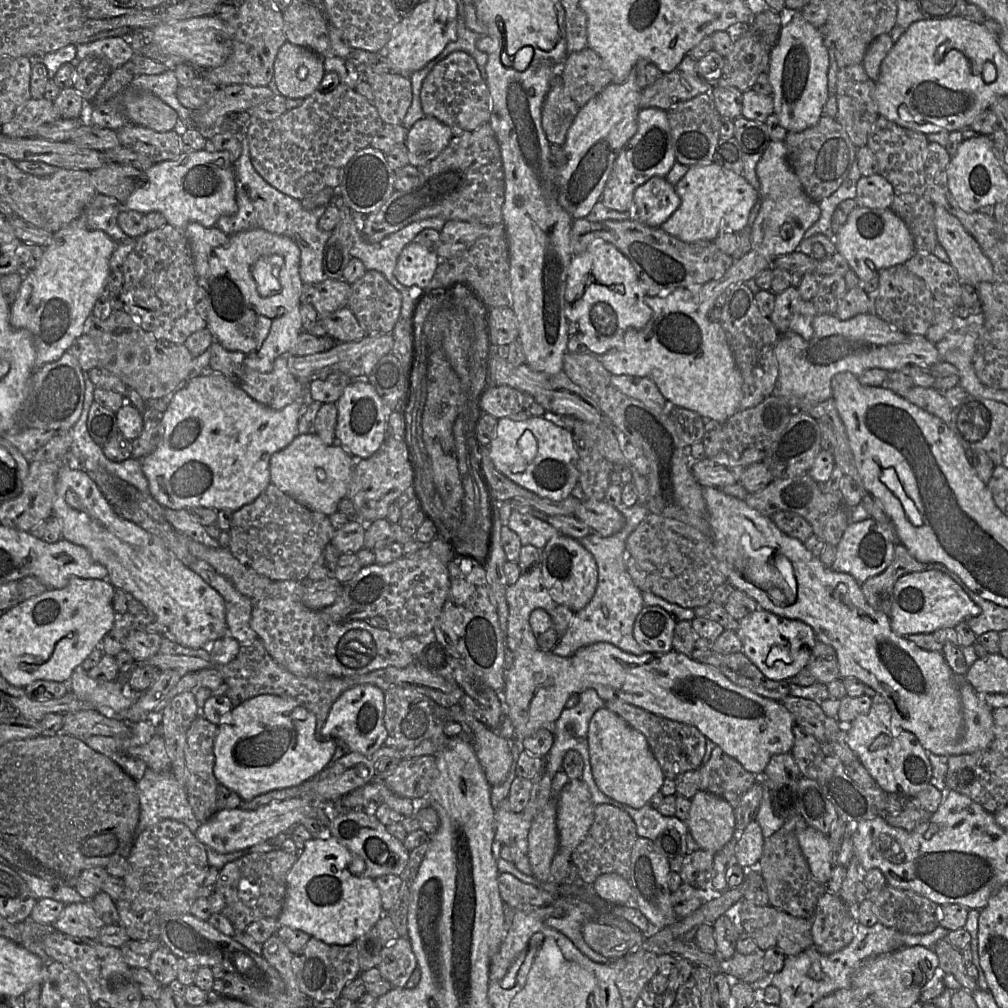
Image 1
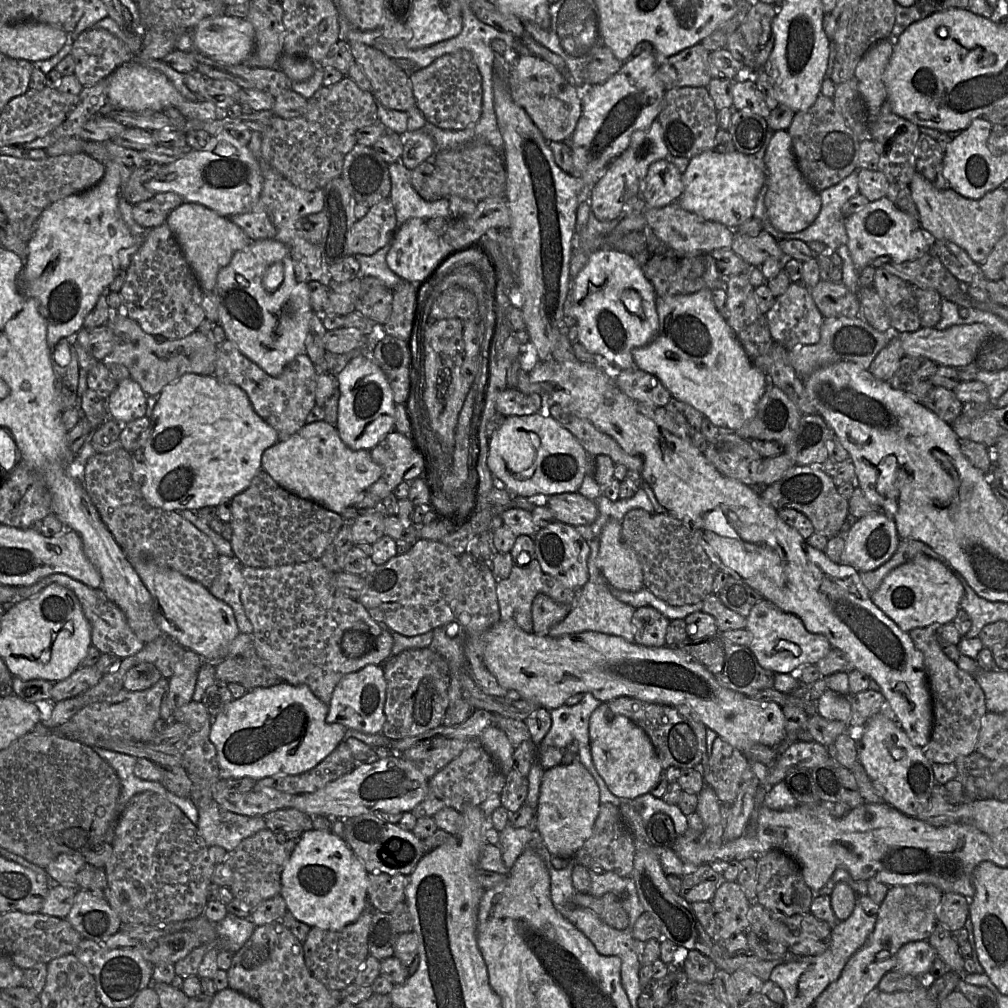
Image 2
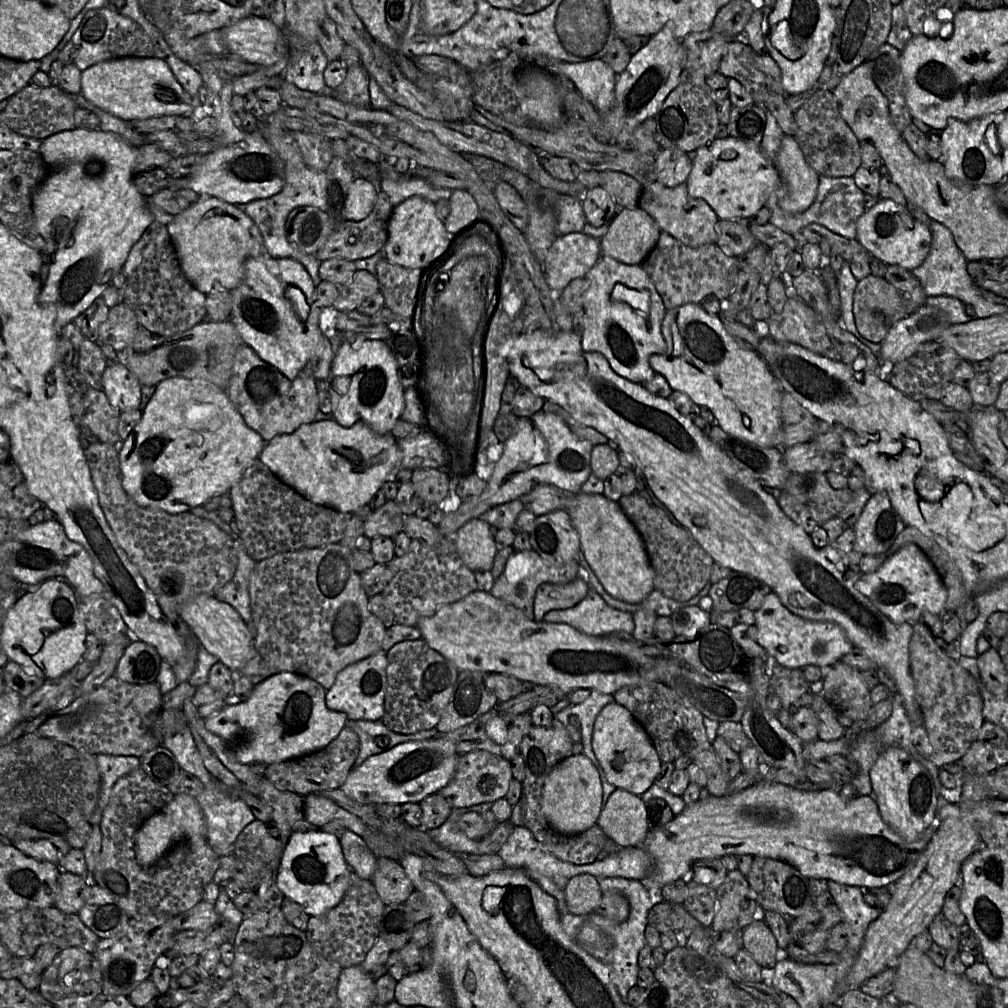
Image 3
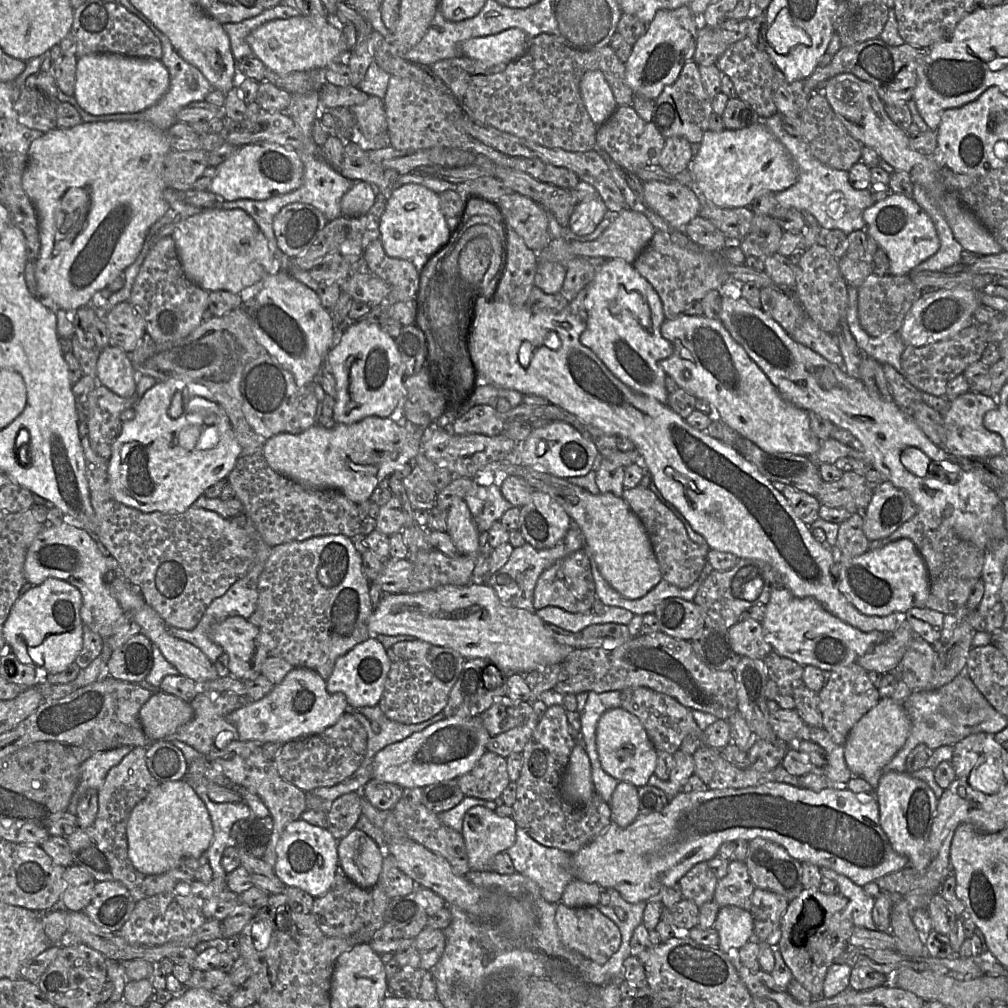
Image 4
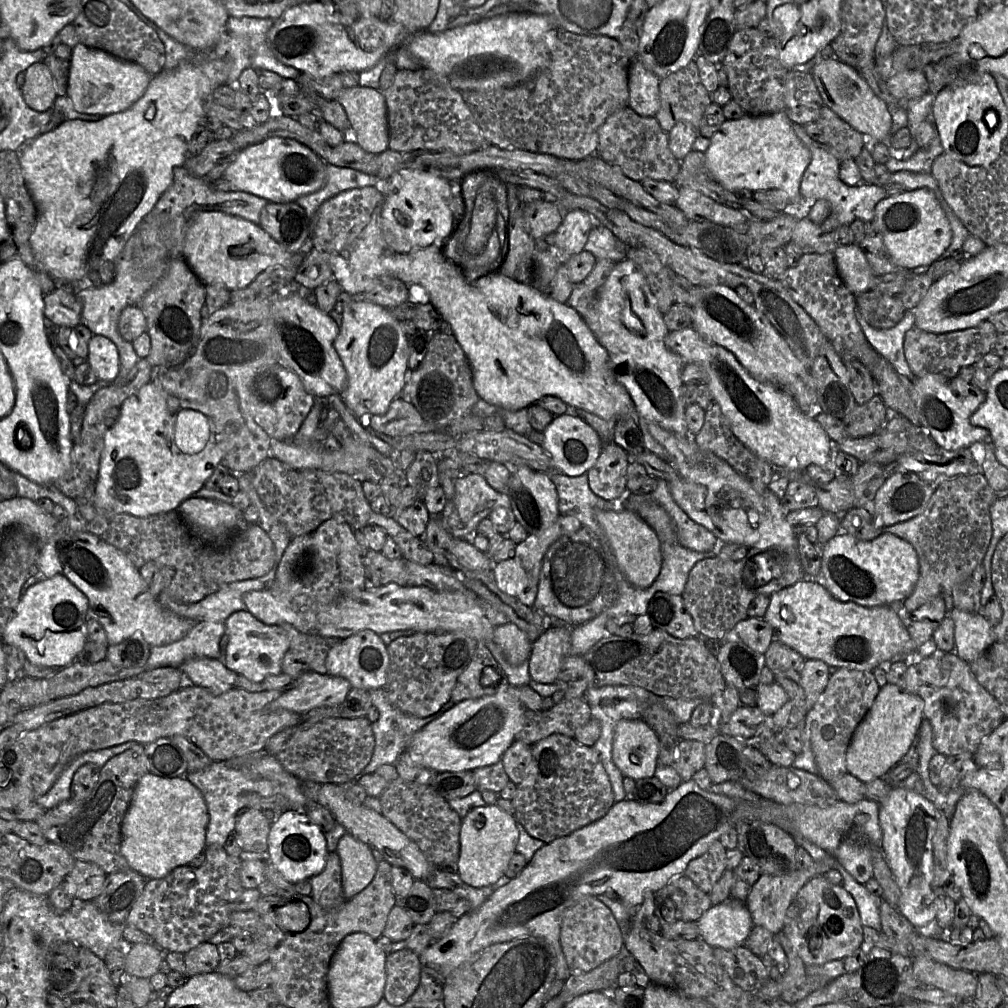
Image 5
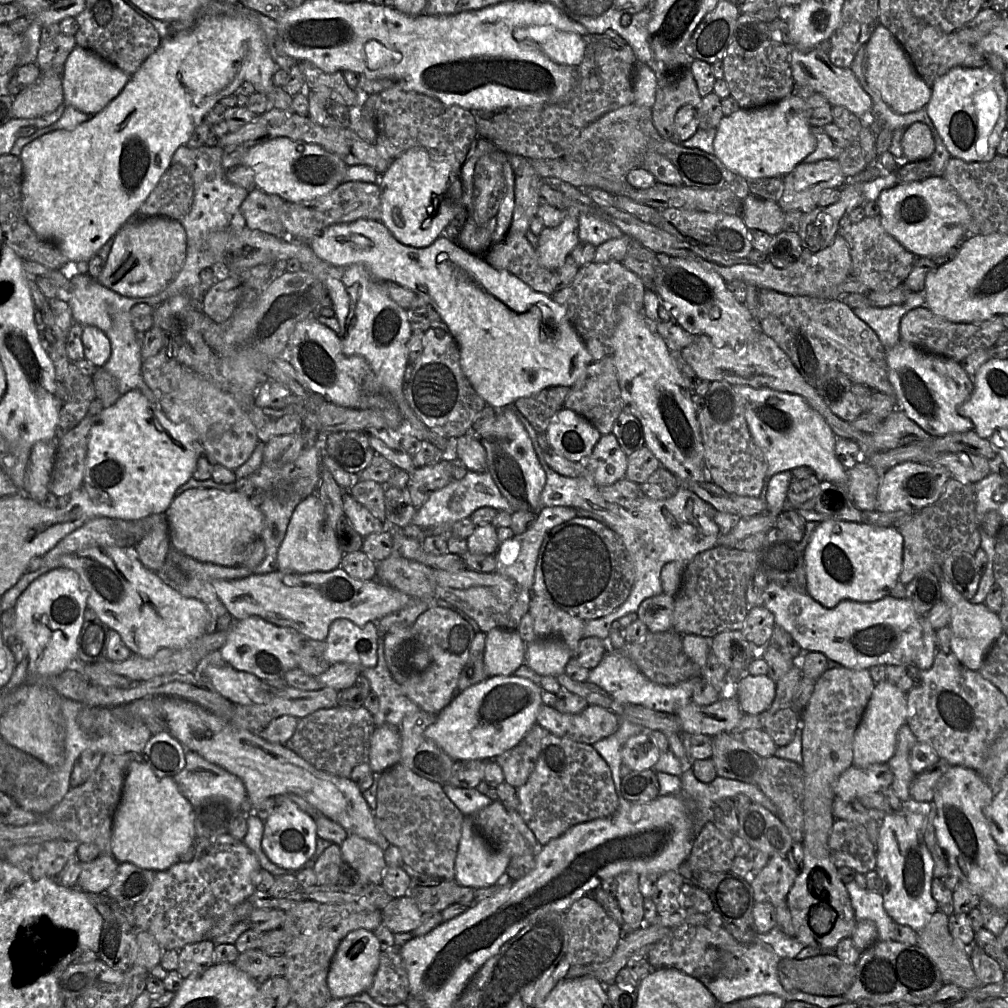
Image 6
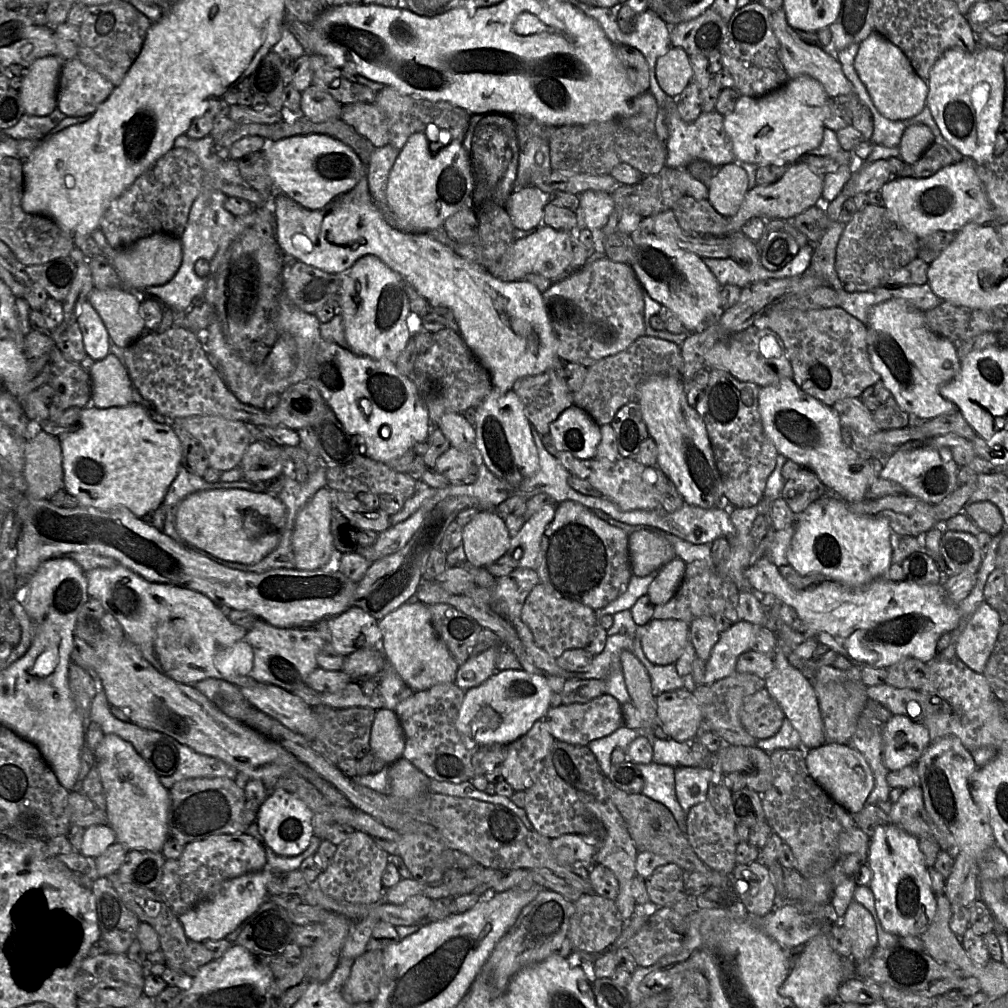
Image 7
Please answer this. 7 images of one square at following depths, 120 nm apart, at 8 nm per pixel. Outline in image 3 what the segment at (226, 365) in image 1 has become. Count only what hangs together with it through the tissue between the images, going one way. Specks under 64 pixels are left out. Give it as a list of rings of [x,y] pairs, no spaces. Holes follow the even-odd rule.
[[[243,343],[236,351],[226,392],[246,425],[268,442],[277,435],[291,434],[301,425],[314,421],[319,410],[316,382],[310,364],[295,379],[289,380]]]

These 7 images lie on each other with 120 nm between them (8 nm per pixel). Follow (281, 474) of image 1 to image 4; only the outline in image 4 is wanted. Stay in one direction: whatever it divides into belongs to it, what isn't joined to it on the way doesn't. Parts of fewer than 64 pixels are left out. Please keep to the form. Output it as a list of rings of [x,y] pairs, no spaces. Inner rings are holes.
[[[368,416],[350,425],[335,424],[330,428],[315,423],[302,433],[280,433],[267,439],[262,453],[278,473],[311,489],[338,490],[359,505],[370,499],[384,478],[420,451],[418,441],[406,430],[401,417]]]

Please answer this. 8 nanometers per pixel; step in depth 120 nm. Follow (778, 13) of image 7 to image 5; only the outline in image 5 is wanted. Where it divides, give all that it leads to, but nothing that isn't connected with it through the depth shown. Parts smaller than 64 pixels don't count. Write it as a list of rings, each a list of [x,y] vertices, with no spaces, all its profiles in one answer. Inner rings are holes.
[[[836,58],[812,62],[810,73],[824,104],[863,135],[870,135],[889,147],[892,135],[892,118],[886,104],[879,99],[860,74]]]

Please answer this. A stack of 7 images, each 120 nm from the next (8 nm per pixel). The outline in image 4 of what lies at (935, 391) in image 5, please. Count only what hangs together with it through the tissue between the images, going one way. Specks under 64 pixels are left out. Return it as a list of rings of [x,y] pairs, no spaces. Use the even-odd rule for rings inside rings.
[[[968,391],[950,402],[950,408],[943,416],[946,426],[946,451],[955,456],[976,460],[984,460],[1005,453],[1002,437],[990,430],[984,424],[985,414],[997,408],[997,400],[987,393]]]

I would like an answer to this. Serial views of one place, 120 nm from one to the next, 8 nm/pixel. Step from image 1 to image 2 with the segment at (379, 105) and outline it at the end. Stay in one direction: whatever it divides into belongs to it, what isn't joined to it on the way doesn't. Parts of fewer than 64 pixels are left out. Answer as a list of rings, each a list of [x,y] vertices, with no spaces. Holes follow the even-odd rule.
[[[348,42],[355,62],[372,86],[372,94],[385,108],[408,112],[416,107],[409,75],[382,51],[361,42]]]

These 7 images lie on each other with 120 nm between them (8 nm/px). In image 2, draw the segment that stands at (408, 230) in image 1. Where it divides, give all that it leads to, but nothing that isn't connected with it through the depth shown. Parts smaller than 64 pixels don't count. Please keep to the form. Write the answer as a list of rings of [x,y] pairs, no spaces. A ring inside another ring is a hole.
[[[401,160],[388,165],[391,180],[389,198],[395,209],[397,228],[411,218],[429,220],[449,217],[449,197],[436,201],[423,199],[411,184],[411,173]],[[392,240],[373,255],[357,254],[353,256],[360,264],[359,276],[378,278],[391,291],[402,281],[387,265],[386,256],[391,248]]]

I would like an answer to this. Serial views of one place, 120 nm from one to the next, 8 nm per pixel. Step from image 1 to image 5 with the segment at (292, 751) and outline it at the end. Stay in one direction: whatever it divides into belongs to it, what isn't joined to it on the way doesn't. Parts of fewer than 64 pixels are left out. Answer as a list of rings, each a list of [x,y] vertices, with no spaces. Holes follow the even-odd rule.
[[[307,671],[295,679],[290,690],[270,704],[270,709],[302,714],[317,707],[335,706],[345,700],[351,688],[342,677]]]

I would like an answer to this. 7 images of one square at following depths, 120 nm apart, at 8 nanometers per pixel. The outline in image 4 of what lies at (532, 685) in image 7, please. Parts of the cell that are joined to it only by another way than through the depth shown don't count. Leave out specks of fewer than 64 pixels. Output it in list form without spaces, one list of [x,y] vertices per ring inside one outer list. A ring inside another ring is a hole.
[[[480,716],[444,718],[408,738],[390,744],[373,760],[372,778],[400,788],[424,788],[445,780],[458,779],[475,766],[487,751],[488,733]]]

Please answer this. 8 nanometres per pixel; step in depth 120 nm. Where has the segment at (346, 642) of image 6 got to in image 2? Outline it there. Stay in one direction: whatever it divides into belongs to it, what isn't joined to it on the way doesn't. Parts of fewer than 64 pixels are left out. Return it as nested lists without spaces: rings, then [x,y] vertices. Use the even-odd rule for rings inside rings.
[[[367,665],[357,672],[349,673],[337,683],[328,705],[326,722],[339,723],[347,729],[364,734],[382,732],[385,723],[386,680],[382,665]]]

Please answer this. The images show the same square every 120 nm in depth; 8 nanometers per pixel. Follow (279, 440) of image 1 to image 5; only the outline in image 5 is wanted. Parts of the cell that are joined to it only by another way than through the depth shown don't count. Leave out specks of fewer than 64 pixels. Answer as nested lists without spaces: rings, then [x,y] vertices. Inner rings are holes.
[[[153,378],[153,382],[143,385],[135,394],[128,397],[119,407],[120,412],[117,421],[108,428],[104,438],[104,448],[101,454],[98,477],[95,482],[95,505],[106,510],[118,513],[126,513],[136,517],[148,517],[164,512],[178,511],[179,506],[186,499],[194,496],[205,486],[205,482],[211,476],[218,465],[222,463],[223,452],[216,444],[215,427],[212,421],[203,413],[193,410],[181,409],[179,412],[171,413],[167,408],[167,394],[161,387],[159,378]]]

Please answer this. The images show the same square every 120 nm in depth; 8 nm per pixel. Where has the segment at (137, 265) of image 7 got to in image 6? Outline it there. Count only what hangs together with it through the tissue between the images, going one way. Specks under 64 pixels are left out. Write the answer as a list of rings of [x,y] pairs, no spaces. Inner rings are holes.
[[[156,216],[130,219],[113,237],[104,269],[97,279],[127,297],[145,297],[167,287],[180,272],[186,256],[186,233],[180,221]]]

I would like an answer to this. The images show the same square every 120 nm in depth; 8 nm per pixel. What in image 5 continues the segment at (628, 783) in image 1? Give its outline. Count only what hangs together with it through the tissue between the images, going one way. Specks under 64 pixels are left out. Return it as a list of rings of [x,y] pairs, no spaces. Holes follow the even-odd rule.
[[[642,719],[620,720],[614,730],[612,760],[624,777],[635,781],[654,776],[659,738]]]

